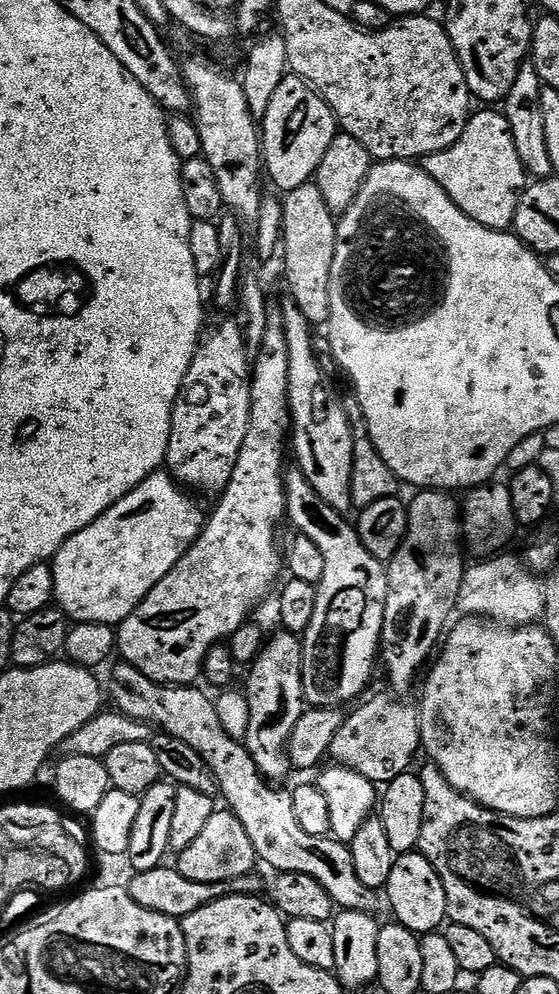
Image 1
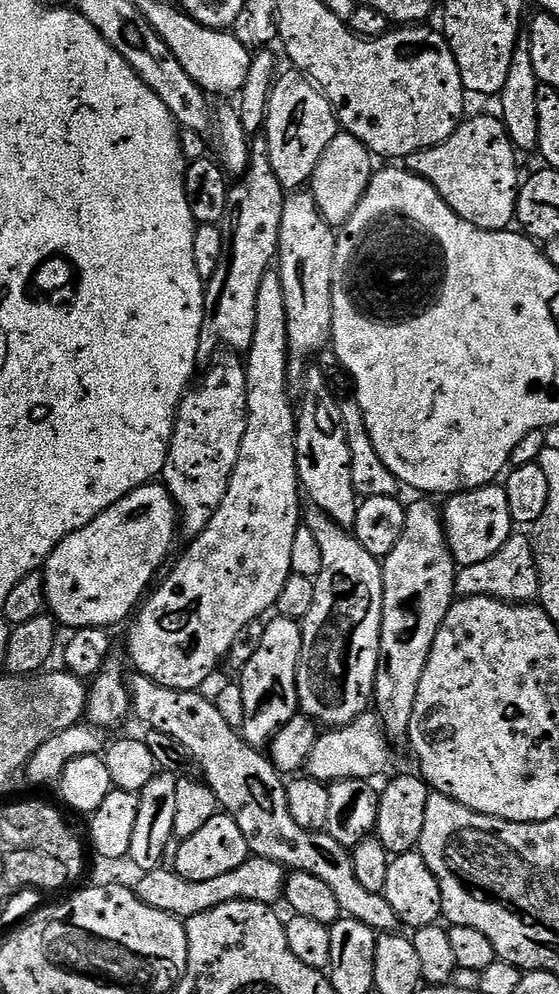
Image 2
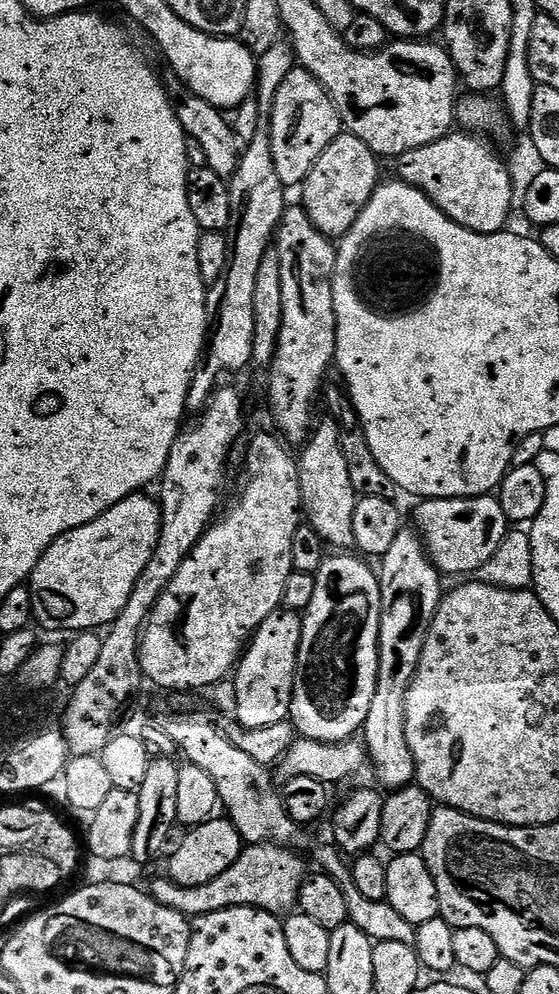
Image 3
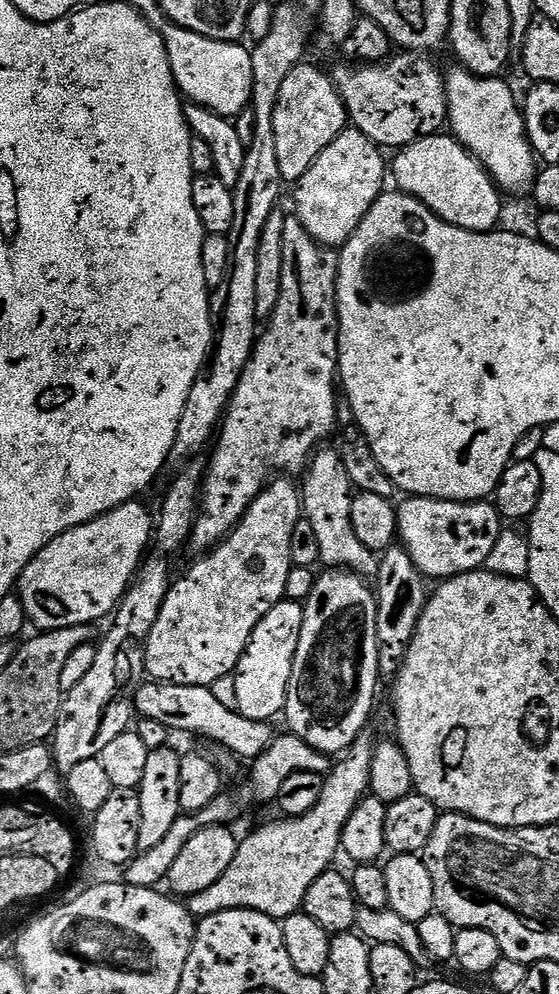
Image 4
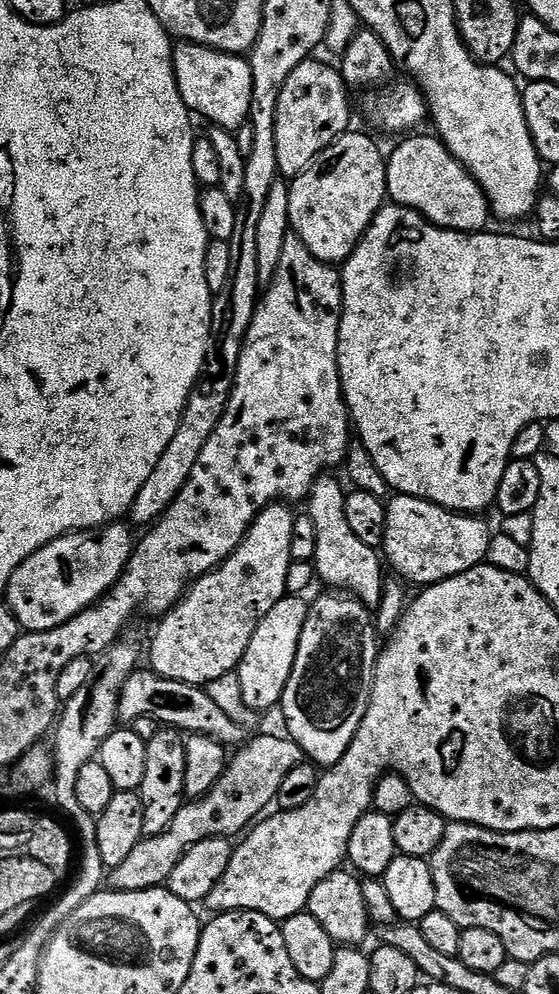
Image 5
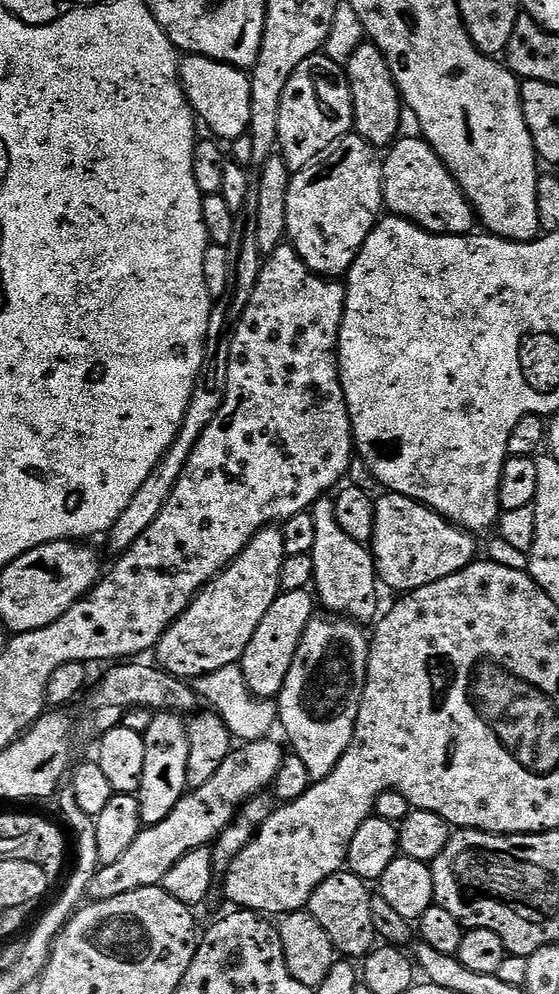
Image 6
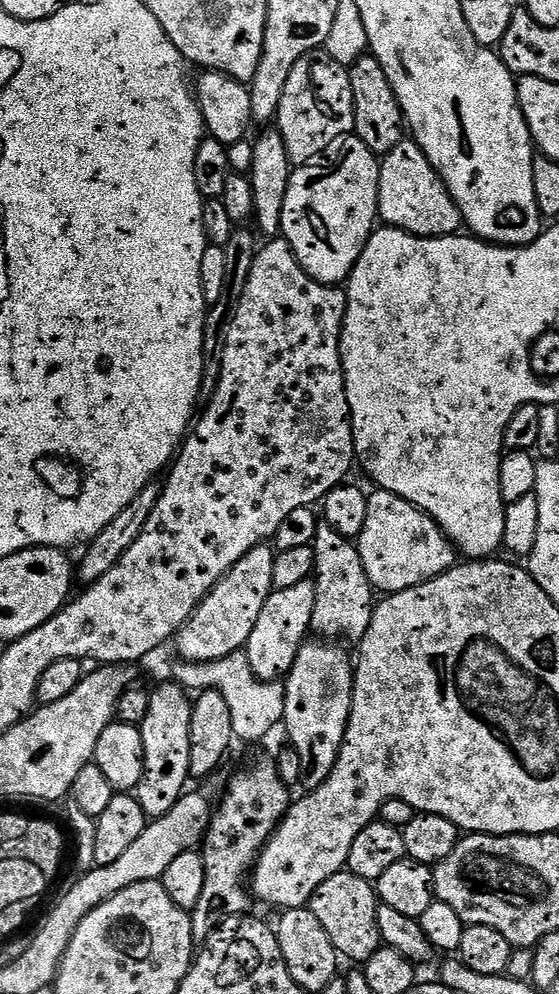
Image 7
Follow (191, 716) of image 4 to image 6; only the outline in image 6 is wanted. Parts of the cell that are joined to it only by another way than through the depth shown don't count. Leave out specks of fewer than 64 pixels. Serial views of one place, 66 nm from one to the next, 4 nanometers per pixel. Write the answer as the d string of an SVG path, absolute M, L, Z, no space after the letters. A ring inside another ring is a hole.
M120 662L108 672L100 693L96 696L96 724L100 730L121 727L124 715L131 708L151 708L153 713L175 712L192 714L197 711L198 697L196 689L189 681L172 676L159 667L151 668L144 662Z

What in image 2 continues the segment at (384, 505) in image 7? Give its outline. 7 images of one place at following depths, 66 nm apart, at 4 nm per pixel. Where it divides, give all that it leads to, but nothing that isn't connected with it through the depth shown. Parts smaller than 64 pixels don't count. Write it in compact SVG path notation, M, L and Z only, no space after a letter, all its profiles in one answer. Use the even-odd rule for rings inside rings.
M493 482L469 492L457 492L455 496L447 497L445 504L448 505L443 505L442 508L444 537L460 568L485 562L498 554L498 550L502 549L503 544L514 533L510 502L506 502L506 490L499 483Z

